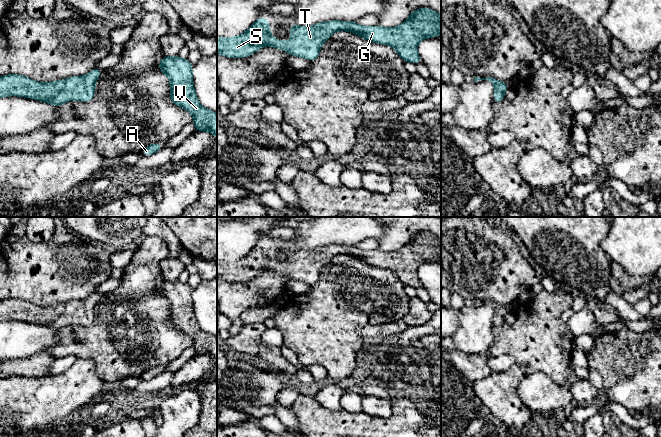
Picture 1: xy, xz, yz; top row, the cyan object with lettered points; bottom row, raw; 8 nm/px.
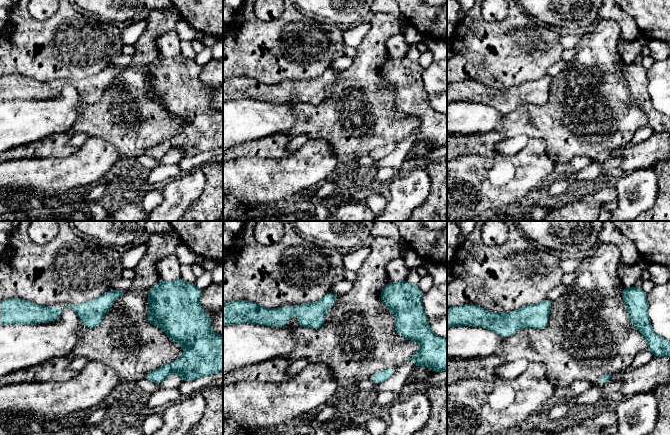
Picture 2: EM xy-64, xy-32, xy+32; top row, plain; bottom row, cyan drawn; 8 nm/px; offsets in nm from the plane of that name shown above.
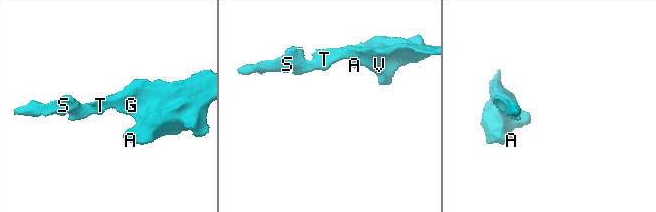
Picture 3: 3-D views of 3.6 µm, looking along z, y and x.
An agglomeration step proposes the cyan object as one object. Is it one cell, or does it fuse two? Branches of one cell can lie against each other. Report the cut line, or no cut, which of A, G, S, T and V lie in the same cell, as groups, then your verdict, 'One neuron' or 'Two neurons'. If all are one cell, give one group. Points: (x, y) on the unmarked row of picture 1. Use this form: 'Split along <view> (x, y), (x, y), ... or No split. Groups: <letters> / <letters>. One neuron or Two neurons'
No split. Groups: A G S T V. One neuron

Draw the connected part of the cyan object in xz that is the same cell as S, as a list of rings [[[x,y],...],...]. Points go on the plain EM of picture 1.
[[[422,231],[413,235],[404,247],[393,252],[380,251],[378,249],[362,250],[354,245],[333,244],[320,246],[308,251],[292,248],[288,253],[291,256],[291,264],[288,267],[280,263],[274,264],[267,242],[260,241],[247,255],[236,261],[218,261],[217,278],[229,282],[242,282],[254,278],[261,271],[271,270],[287,275],[290,278],[290,281],[296,280],[314,285],[320,278],[321,269],[326,267],[335,255],[349,255],[369,266],[391,270],[404,286],[410,286],[417,289],[421,287],[421,282],[417,275],[418,267],[423,263],[441,259],[441,238],[429,232]]]

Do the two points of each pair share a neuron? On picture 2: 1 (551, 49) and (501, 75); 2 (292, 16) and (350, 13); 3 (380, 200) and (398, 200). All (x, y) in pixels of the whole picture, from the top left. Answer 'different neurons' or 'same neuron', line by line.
1: same neuron
2: different neurons
3: different neurons

